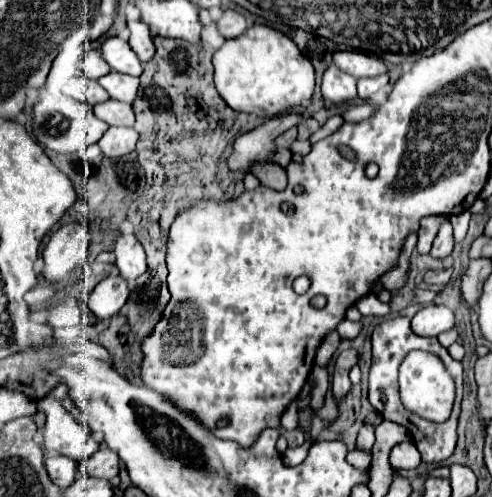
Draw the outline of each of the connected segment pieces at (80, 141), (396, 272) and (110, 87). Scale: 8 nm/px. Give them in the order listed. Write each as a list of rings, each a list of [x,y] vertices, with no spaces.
[[[42,95],[40,101],[34,105],[34,123],[32,123],[34,137],[42,147],[52,149],[56,153],[74,153],[74,151],[86,149],[88,145],[98,143],[100,135],[104,135],[106,129],[108,125],[94,115],[92,105],[76,101],[72,97]]]
[[[410,235],[402,253],[400,253],[400,263],[396,269],[388,271],[380,281],[384,285],[384,289],[388,291],[396,291],[396,289],[402,289],[408,281],[408,273],[410,273],[410,255],[412,251],[416,249],[416,235]]]
[[[110,71],[108,75],[100,77],[98,83],[110,93],[112,99],[124,101],[124,103],[132,103],[136,99],[138,85],[140,85],[138,77],[122,75],[122,73],[116,73],[116,71]]]

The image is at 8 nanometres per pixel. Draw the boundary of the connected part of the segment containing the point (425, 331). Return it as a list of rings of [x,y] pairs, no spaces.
[[[428,305],[412,317],[412,331],[420,337],[438,337],[454,327],[454,313],[444,305]]]

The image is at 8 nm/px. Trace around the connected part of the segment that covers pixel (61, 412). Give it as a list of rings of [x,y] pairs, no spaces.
[[[54,397],[38,401],[38,409],[46,413],[44,451],[66,455],[74,461],[84,461],[98,451],[92,433],[84,429]]]

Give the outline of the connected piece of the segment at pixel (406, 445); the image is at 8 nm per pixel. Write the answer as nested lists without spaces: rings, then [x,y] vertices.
[[[412,441],[398,443],[390,451],[390,465],[394,469],[414,469],[420,465],[420,453],[416,451],[416,445]]]

